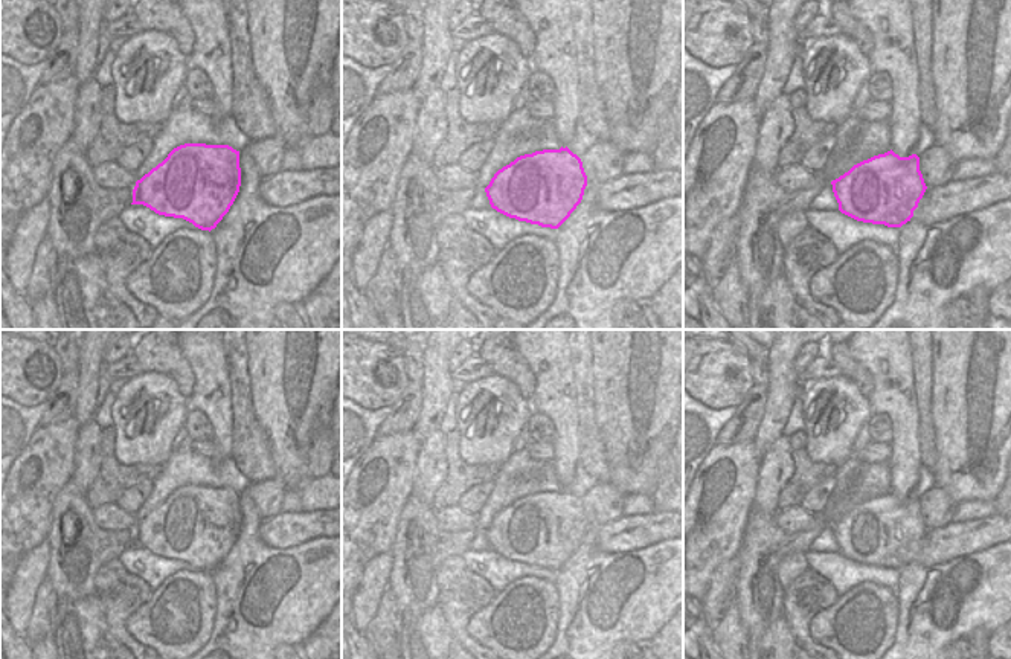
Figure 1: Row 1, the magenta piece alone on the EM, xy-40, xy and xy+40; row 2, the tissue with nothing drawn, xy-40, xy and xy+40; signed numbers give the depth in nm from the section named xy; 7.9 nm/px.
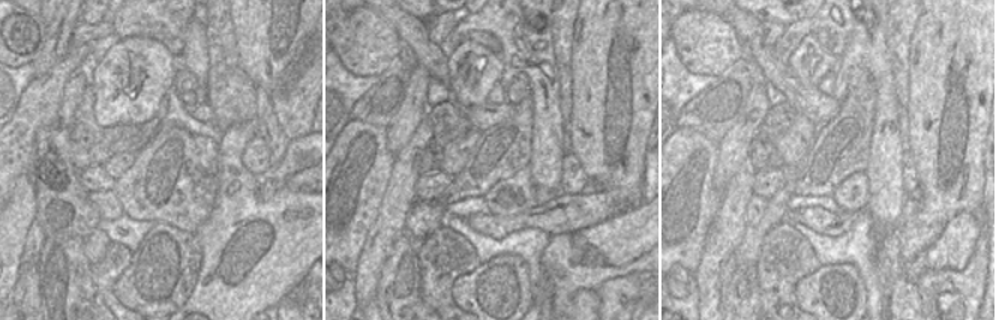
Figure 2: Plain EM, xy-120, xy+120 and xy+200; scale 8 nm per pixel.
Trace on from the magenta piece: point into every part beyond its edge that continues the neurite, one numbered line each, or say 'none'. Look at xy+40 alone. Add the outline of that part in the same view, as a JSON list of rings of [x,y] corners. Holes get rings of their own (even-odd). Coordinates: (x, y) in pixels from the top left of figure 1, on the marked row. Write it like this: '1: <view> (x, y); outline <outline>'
none

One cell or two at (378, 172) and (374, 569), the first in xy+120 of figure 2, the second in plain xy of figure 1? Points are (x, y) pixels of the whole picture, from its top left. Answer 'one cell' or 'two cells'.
two cells

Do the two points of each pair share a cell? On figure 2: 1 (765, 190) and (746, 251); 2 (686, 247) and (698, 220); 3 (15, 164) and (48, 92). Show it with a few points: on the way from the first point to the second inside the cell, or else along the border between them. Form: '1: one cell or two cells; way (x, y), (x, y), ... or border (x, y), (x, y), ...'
1: two cells; border (785, 169), (785, 182), (767, 200)
2: one cell; way (686, 241), (686, 232), (692, 226)
3: one cell; way (15, 146), (20, 129), (36, 110)

